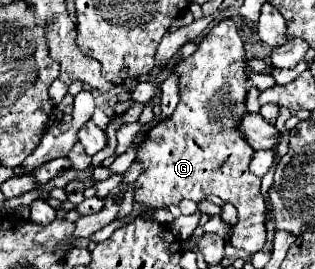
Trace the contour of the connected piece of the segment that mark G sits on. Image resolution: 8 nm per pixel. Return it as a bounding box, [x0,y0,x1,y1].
[132,19,268,253]

